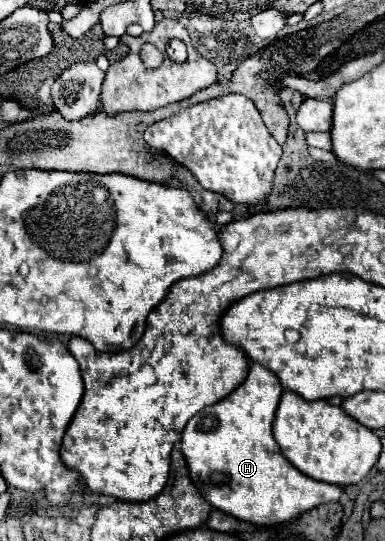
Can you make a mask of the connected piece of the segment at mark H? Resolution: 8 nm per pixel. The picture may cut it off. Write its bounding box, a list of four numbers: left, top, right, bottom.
[181,363,343,525]

